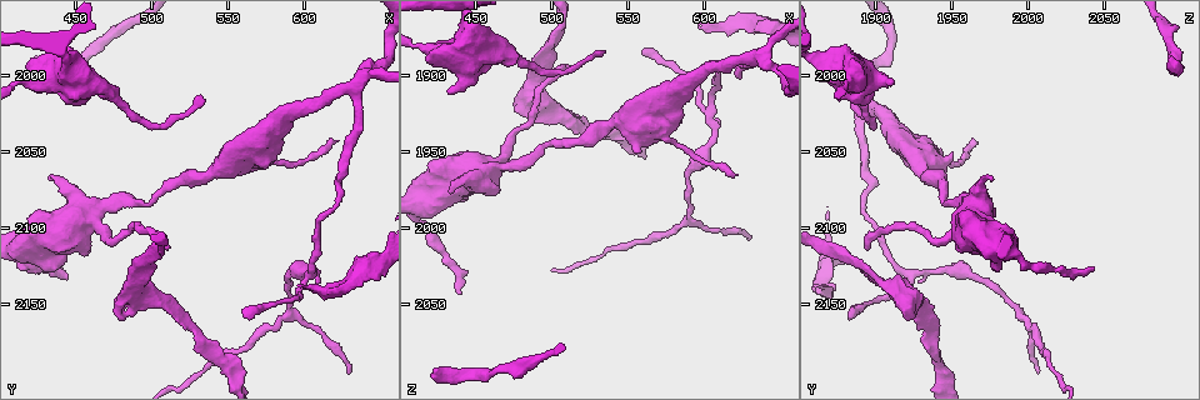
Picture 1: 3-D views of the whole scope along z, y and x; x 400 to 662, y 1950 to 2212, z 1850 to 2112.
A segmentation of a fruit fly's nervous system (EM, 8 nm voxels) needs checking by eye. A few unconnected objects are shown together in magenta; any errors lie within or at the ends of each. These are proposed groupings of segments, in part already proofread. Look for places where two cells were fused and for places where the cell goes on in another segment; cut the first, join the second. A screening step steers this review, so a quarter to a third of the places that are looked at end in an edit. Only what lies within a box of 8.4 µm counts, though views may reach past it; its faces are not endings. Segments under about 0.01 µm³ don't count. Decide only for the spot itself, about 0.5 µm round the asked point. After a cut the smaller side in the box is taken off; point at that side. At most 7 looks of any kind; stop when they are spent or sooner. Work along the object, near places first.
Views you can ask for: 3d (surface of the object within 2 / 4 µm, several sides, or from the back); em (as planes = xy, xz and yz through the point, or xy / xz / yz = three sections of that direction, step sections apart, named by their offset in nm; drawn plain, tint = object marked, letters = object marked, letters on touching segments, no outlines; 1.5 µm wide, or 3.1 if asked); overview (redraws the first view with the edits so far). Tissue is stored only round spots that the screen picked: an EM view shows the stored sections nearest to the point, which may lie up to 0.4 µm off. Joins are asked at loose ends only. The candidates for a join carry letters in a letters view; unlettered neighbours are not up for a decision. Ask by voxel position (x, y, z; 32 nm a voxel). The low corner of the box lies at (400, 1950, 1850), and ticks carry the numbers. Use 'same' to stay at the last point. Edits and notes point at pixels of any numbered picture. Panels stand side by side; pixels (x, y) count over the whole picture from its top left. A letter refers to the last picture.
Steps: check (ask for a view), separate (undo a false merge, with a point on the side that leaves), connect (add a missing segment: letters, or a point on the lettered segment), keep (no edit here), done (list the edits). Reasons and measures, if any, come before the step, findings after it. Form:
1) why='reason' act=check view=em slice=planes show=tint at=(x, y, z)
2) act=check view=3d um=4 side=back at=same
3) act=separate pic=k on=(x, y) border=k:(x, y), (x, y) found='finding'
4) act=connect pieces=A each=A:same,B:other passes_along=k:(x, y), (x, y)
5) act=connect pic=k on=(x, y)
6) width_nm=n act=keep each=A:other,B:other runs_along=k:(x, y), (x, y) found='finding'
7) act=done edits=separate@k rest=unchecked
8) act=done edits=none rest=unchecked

why='sudden change in width' act=check view=3d um=4 at=(644, 2120, 1866)

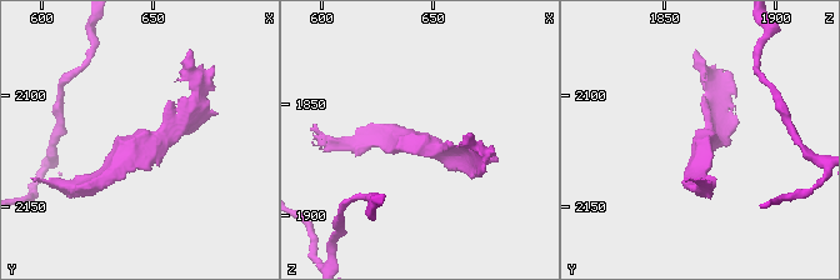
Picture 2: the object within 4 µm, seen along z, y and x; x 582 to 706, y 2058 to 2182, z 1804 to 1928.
act=check view=em um=3.1 slice=planes show=letters at=(646, 2120, 1868)

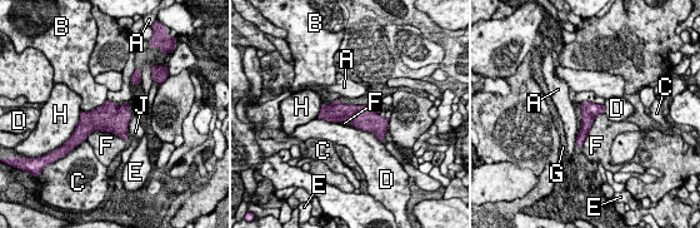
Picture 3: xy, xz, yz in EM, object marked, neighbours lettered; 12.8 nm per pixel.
act=keep each=A:other,B:other,C:other,D:other,E:other,F:other,G:other,H:other,J:other found='one cell here'

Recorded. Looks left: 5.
why='calibre changes' act=check view=3d um=2 at=(588, 2056, 1948)

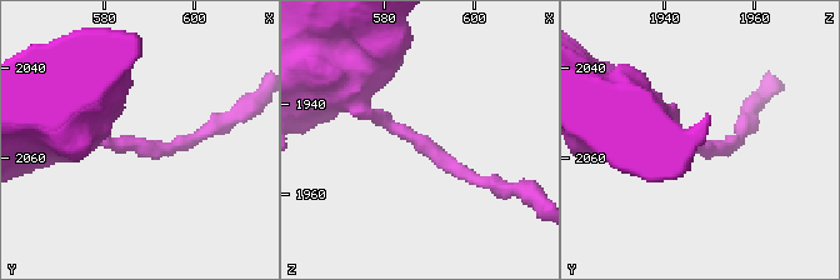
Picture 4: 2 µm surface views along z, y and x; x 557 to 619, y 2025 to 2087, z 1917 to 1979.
act=check view=em slice=xy step=4 show=letters at=(588, 2057, 1948)

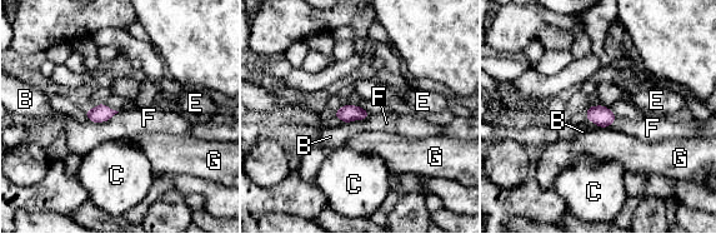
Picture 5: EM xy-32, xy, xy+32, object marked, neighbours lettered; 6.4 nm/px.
act=check view=em slice=planes show=letters at=same

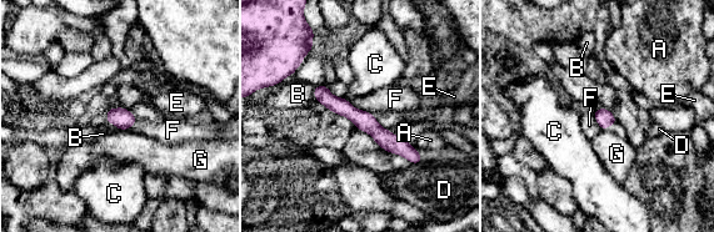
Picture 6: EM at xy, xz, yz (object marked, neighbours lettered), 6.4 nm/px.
width_nm=110 act=keep each=A:other,B:other,C:other,D:other,E:other,F:other,G:other runs_along=6:(316, 90), (417, 160) found='one cell here'

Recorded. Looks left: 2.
why='thick turns thin' act=check view=em slice=planes show=tint at=(418, 2004, 1882)

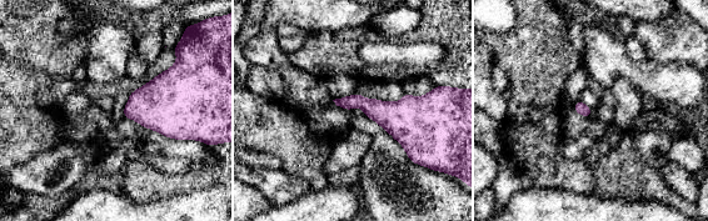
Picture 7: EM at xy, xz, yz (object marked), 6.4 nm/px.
act=check view=em slice=planes show=letters at=same

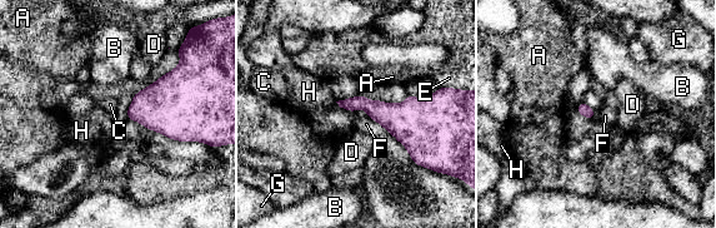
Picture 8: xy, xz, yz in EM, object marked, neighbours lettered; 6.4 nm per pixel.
width_nm=320 act=keep each=A:other,B:other,C:other,D:other,E:other,F:other,G:other,H:other found='all the same cell'

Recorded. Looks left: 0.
act=done edits=none rest=unchecked

